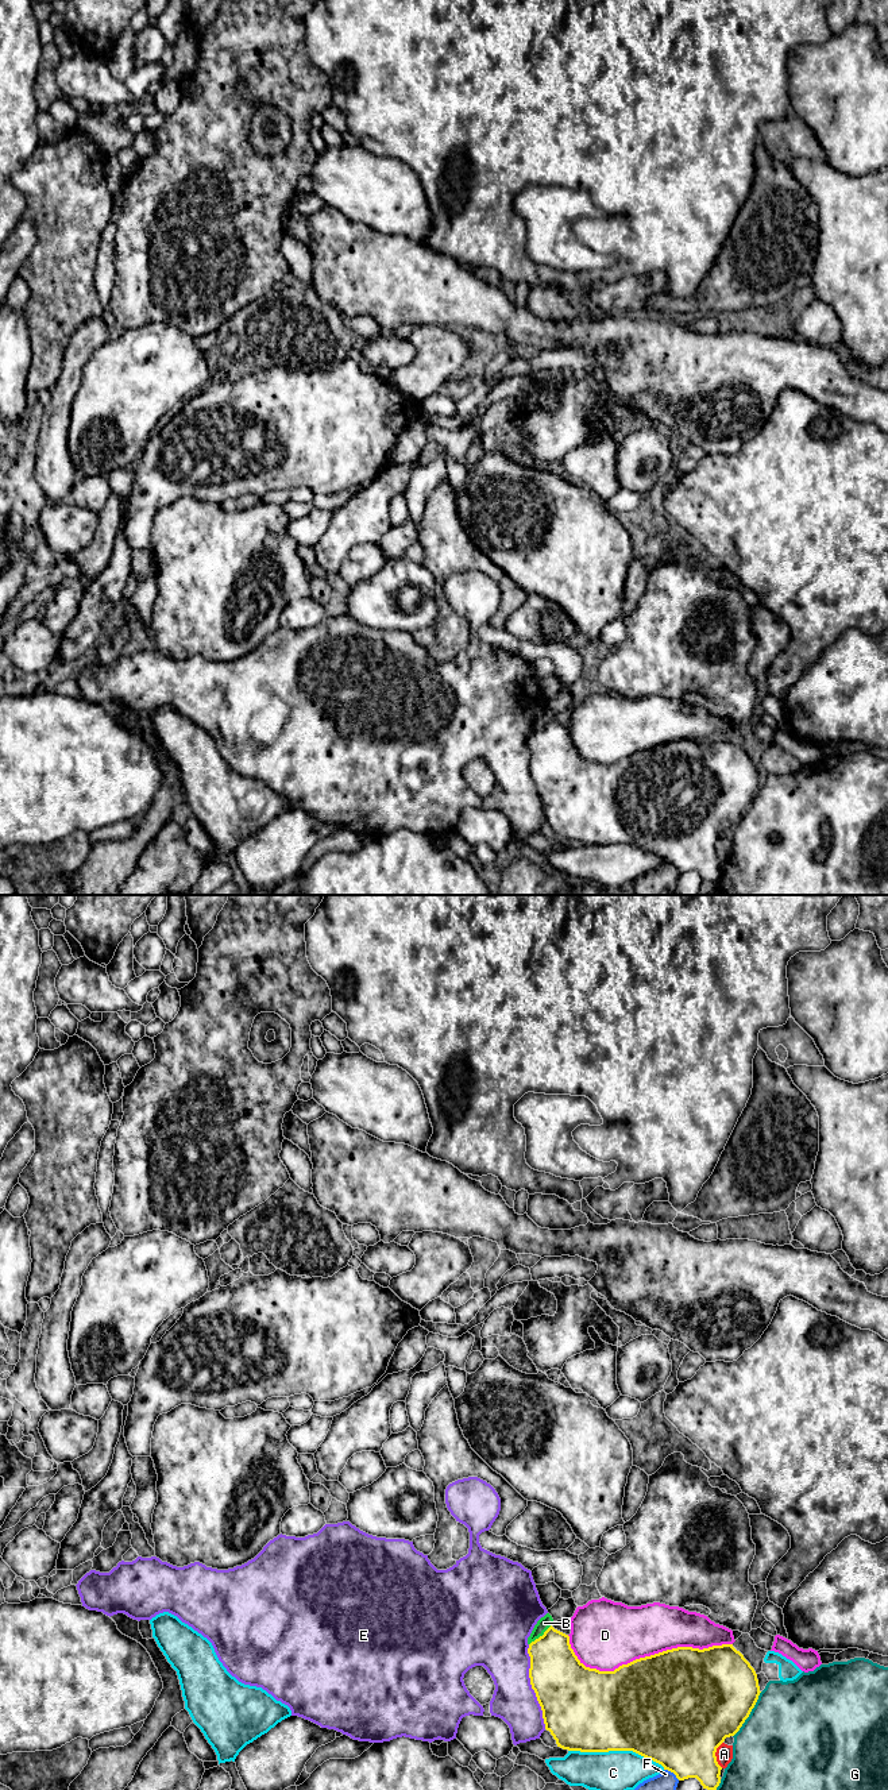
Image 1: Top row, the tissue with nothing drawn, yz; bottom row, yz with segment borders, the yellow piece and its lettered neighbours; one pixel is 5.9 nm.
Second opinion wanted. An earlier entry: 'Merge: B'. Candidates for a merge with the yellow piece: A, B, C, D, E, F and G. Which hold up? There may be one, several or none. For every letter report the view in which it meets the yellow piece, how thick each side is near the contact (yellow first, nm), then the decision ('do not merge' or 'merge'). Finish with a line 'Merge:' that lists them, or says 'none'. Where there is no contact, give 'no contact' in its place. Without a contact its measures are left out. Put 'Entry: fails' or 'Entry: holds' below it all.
A: yz | 480/100 nm | do not merge
B: yz | 320/80 nm | do not merge
C: yz | 500/260 nm | do not merge
D: yz | 500/380 nm | do not merge
E: yz | 400/280 nm | do not merge
F: yz | 460/240 nm | do not merge
G: yz | 500/500 nm | do not merge
Merge: none
Entry: fails

